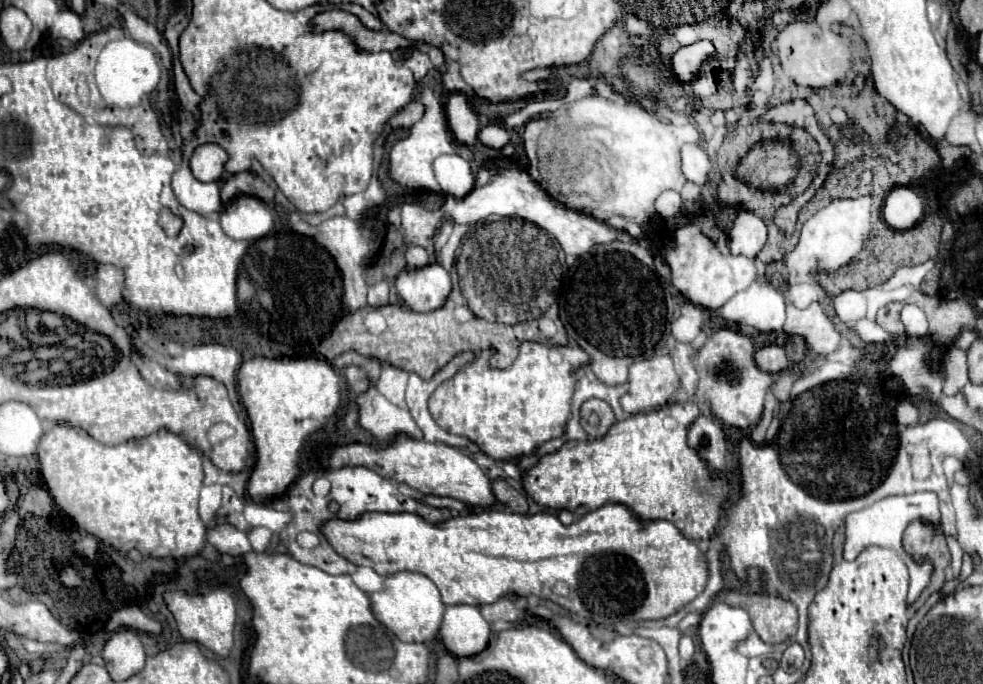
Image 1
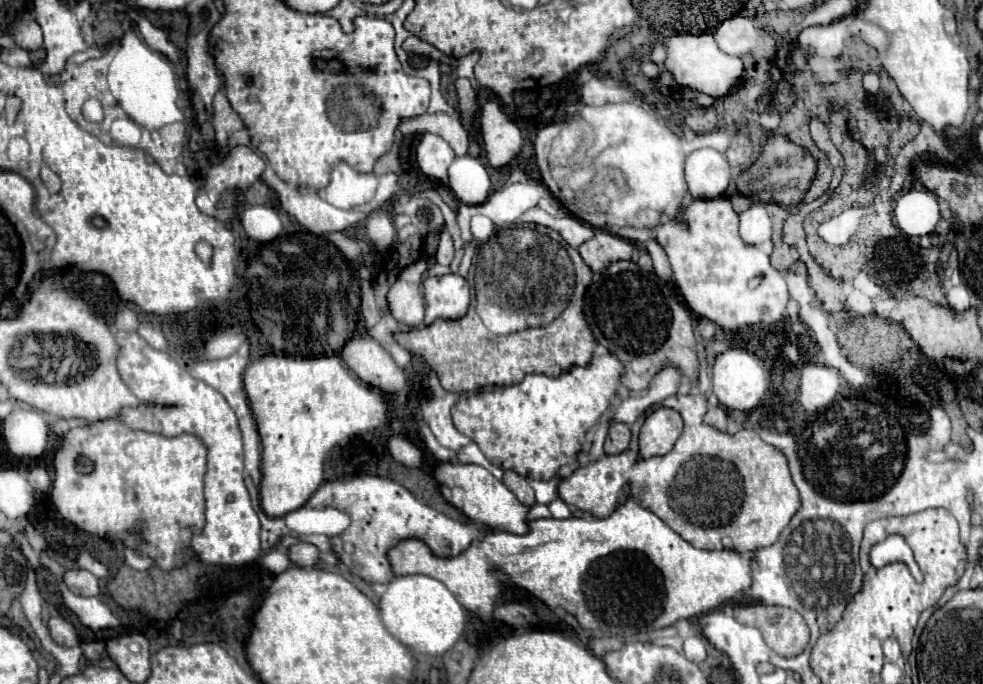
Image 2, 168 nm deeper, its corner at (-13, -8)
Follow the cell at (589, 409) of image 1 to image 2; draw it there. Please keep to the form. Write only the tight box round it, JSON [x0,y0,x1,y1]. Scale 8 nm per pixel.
[604,422,630,454]

